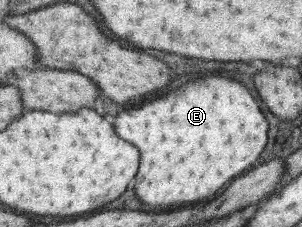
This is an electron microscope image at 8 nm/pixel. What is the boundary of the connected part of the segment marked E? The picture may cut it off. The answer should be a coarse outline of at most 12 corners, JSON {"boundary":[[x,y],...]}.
{"boundary":[[188,81],[113,119],[140,201],[206,203],[253,168],[268,118],[244,83]]}

